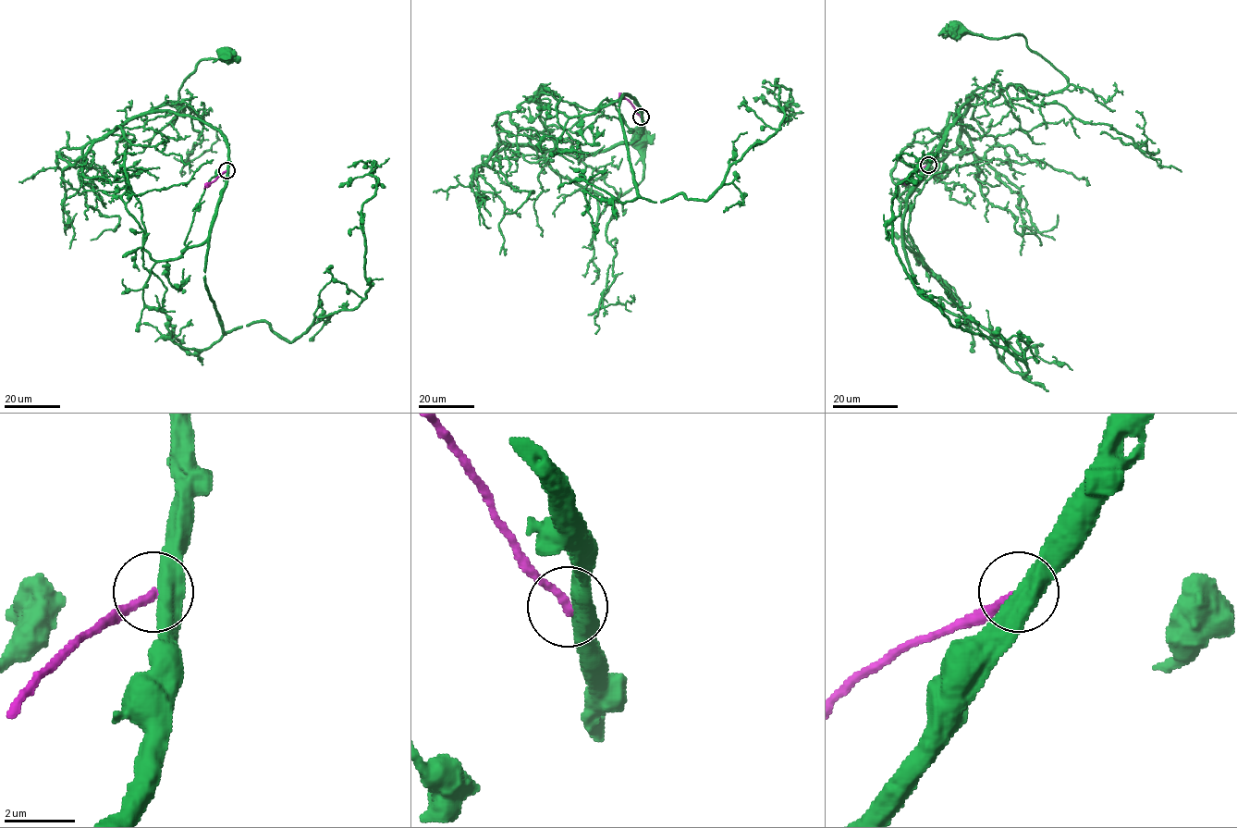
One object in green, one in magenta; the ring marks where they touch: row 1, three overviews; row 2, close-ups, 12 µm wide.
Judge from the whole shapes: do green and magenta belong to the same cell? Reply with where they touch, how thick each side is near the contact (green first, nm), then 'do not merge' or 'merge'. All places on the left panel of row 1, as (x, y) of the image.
place (226, 170); calibres 500 and 260 nm; do not merge

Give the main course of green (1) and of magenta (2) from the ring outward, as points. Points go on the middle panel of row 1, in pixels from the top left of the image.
1: (641, 117), (631, 142), (545, 155), (594, 193), (594, 236), (610, 201), (642, 178), (642, 139)
2: (641, 117), (628, 100), (618, 98)

